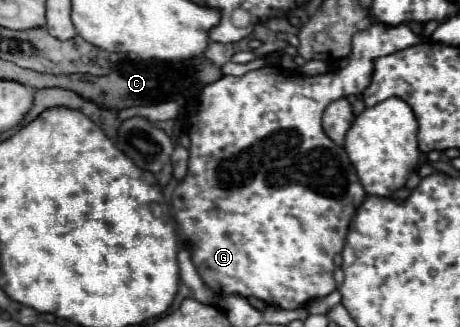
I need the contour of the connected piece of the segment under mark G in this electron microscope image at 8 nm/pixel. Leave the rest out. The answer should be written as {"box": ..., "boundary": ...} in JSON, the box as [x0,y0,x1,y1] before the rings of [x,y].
{"box":[173,22,421,310],"boundary":[[[375,22],[369,28],[365,28],[365,30],[361,30],[359,34],[353,36],[351,60],[341,70],[327,72],[327,74],[321,74],[321,76],[307,76],[307,74],[301,74],[301,72],[281,70],[279,66],[263,66],[263,68],[251,70],[243,76],[221,76],[219,80],[211,82],[209,86],[203,86],[197,102],[187,102],[187,104],[181,106],[179,118],[185,118],[185,122],[187,122],[187,134],[189,134],[189,140],[191,140],[191,148],[189,148],[191,156],[189,156],[187,176],[173,192],[173,212],[175,212],[179,238],[181,238],[181,242],[189,244],[191,260],[193,260],[199,276],[203,278],[203,282],[211,290],[215,290],[221,296],[227,296],[227,294],[255,296],[255,298],[259,298],[259,300],[263,300],[271,306],[277,306],[277,308],[283,308],[283,310],[297,310],[297,308],[307,306],[313,300],[321,300],[321,298],[329,296],[337,288],[335,280],[333,280],[333,268],[335,268],[333,256],[343,248],[349,220],[353,218],[361,200],[365,200],[365,190],[363,190],[357,174],[351,174],[351,162],[347,158],[347,152],[325,136],[325,132],[321,128],[321,116],[331,102],[345,98],[345,96],[351,96],[351,94],[361,94],[369,86],[371,72],[373,72],[373,58],[393,54],[397,50],[409,48],[409,46],[419,44],[419,42],[421,42],[421,36],[413,34],[407,24],[385,26],[385,24]]]}

